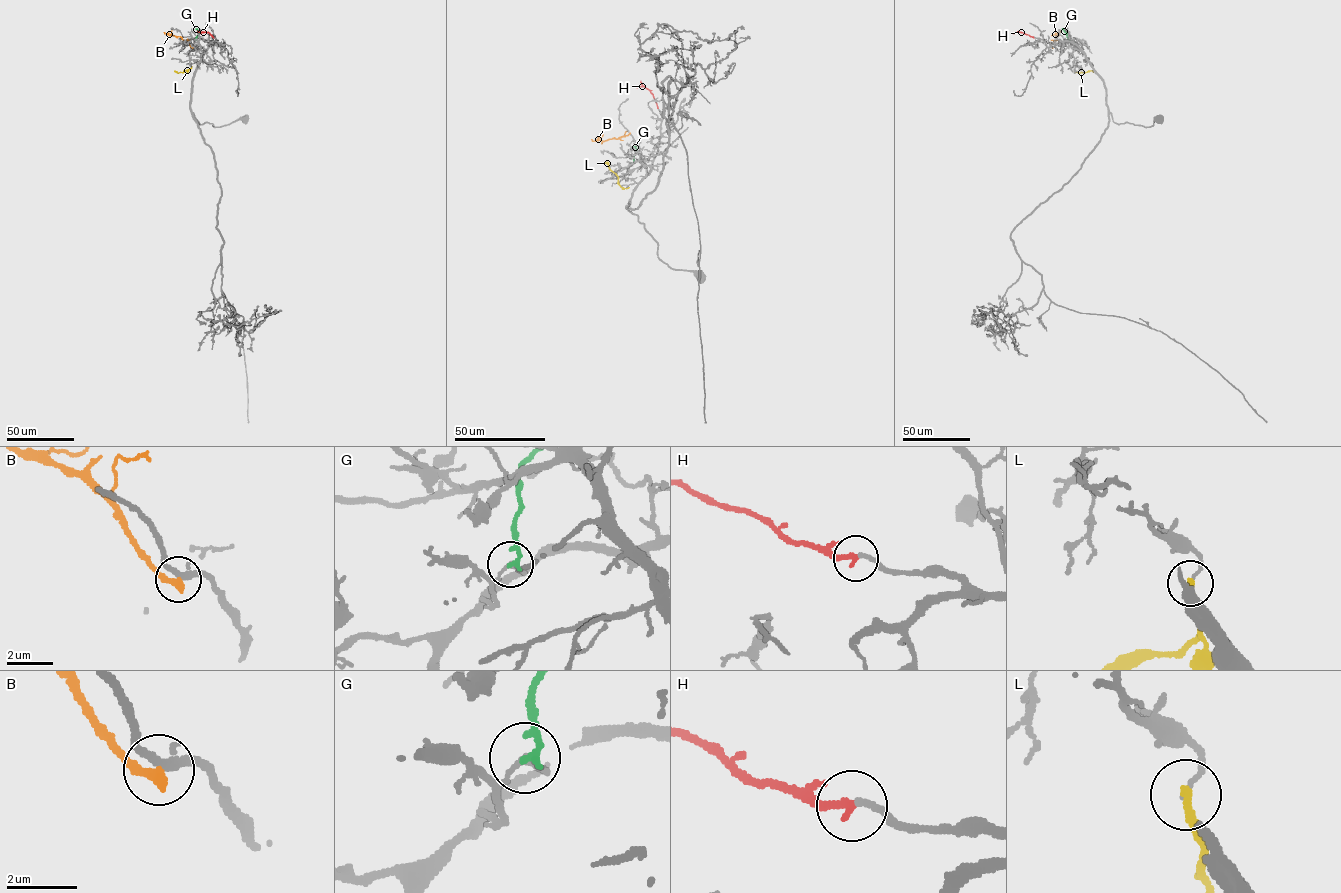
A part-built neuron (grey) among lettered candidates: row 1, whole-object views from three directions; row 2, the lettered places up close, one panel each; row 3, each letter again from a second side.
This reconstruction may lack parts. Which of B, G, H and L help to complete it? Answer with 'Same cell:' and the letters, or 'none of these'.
Same cell: H

